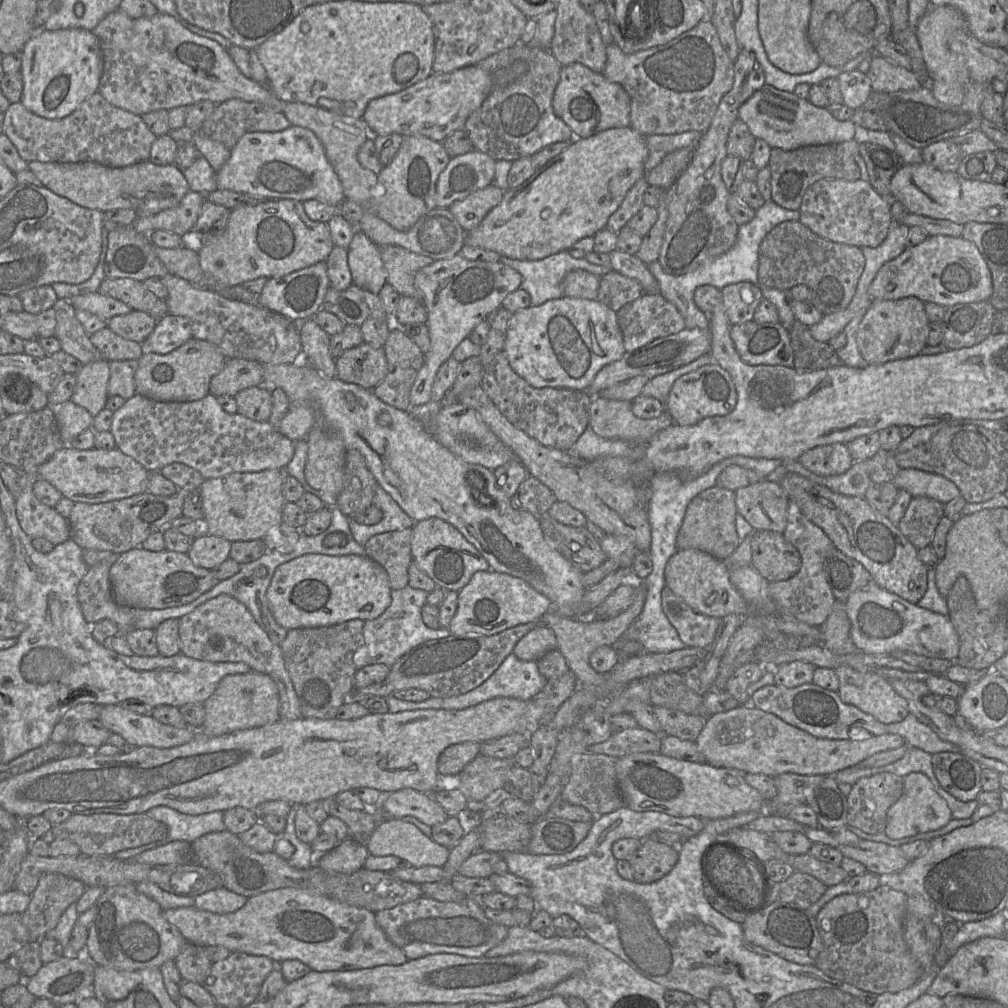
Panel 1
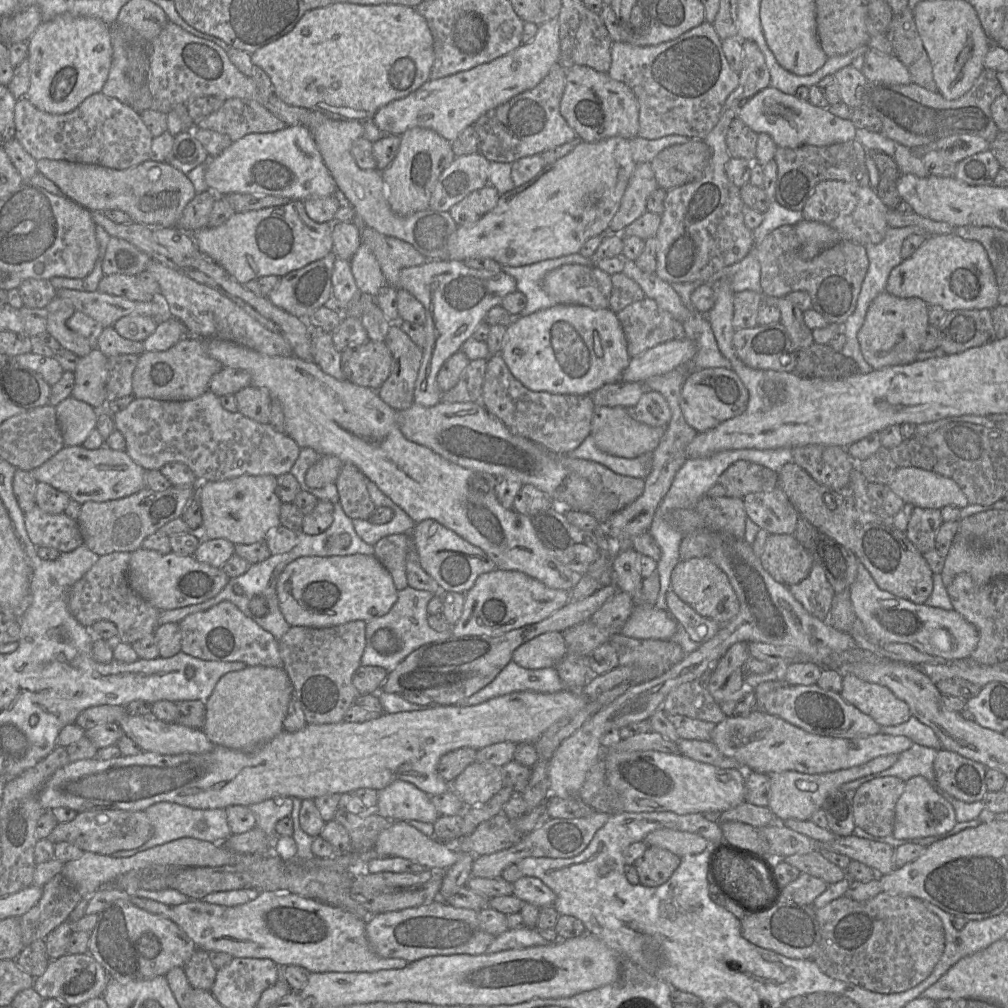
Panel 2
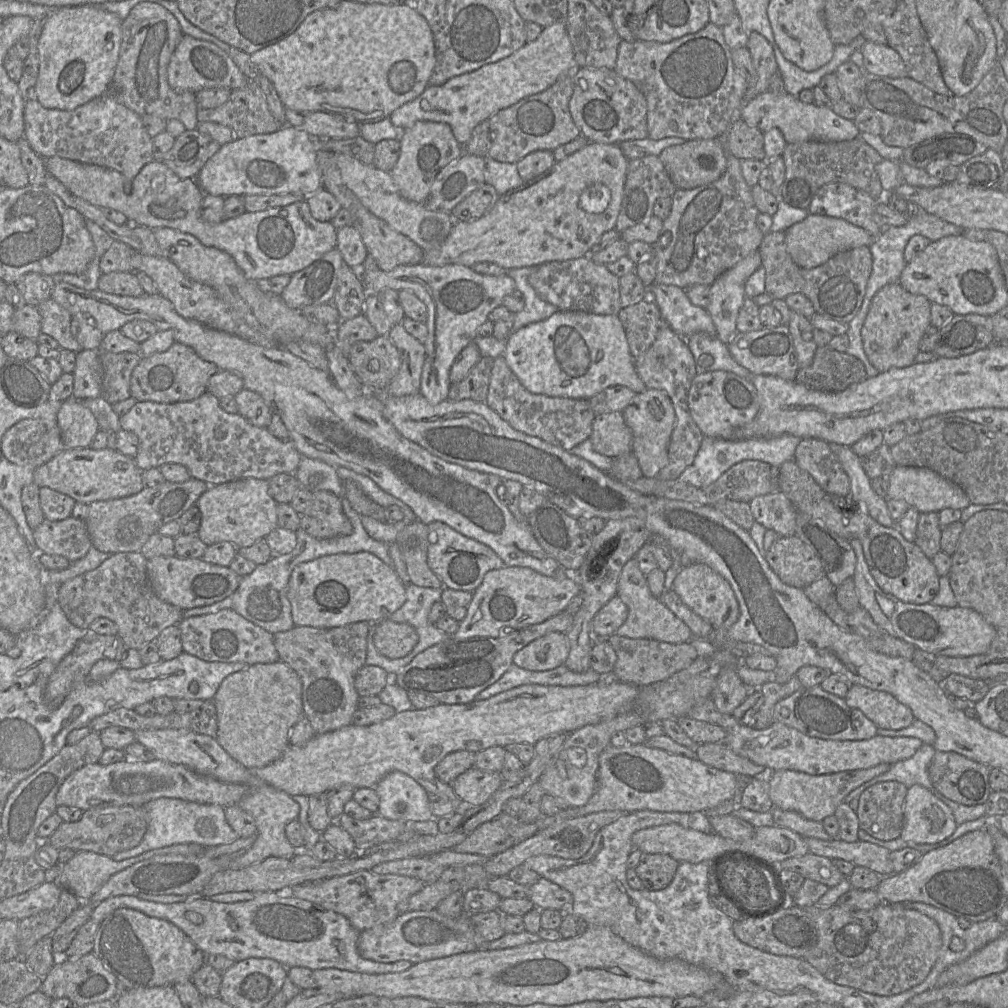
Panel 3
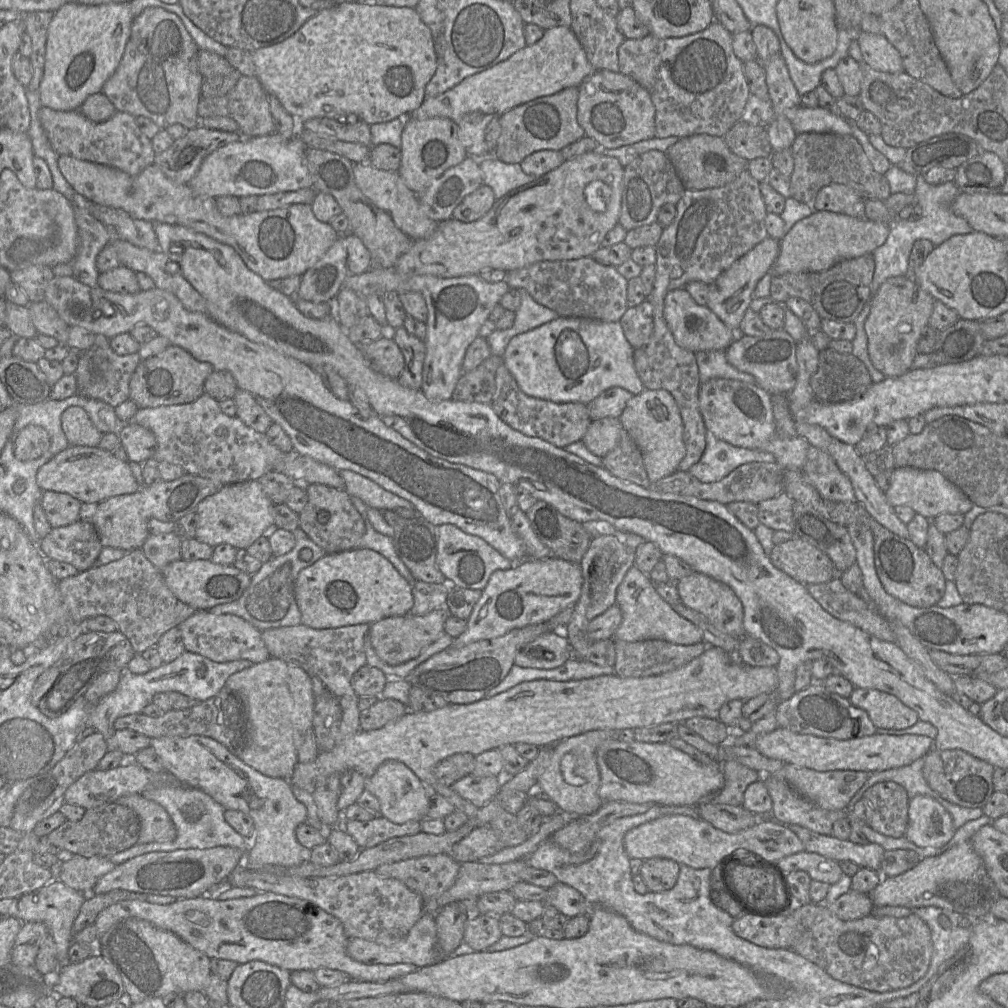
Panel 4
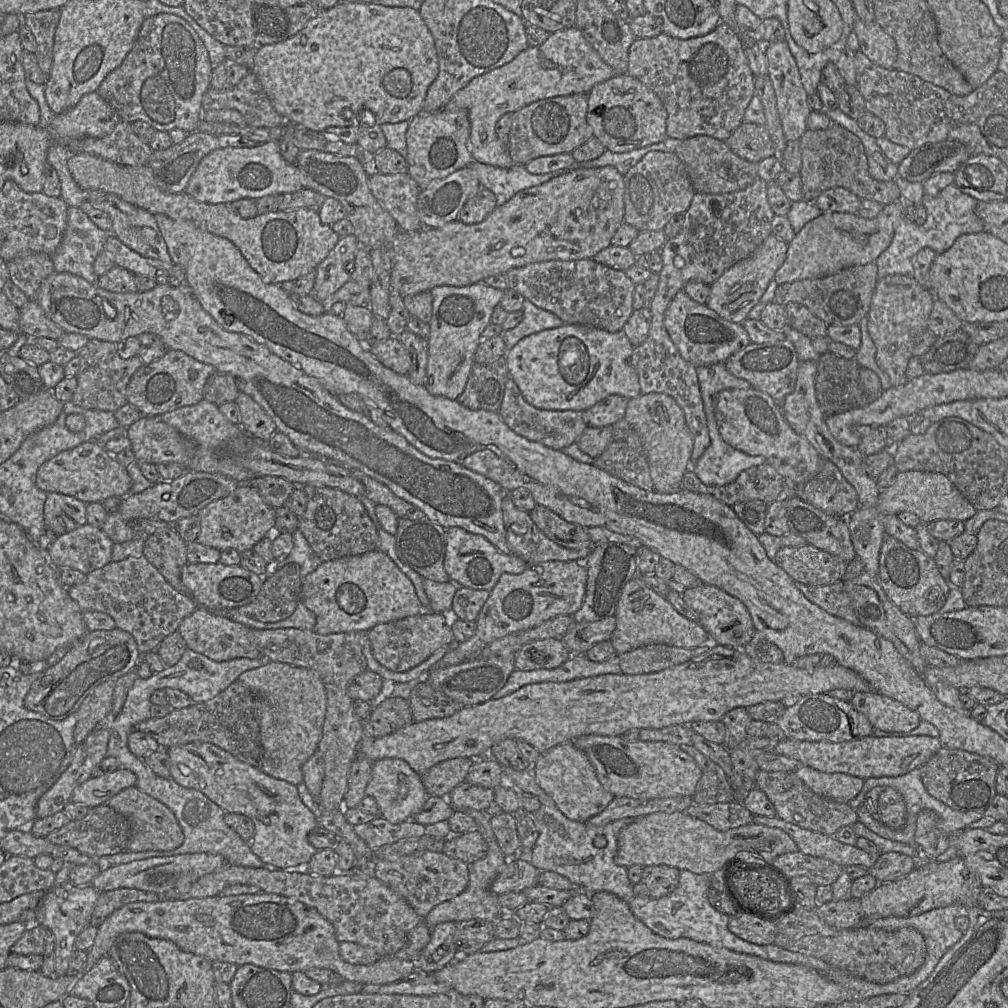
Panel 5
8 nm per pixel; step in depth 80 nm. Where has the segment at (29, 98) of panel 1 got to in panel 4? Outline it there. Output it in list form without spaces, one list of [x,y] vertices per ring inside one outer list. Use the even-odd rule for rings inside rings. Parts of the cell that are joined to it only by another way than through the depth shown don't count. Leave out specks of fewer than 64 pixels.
[[[68,2],[56,10],[47,31],[44,73],[38,89],[41,105],[60,111],[77,110],[88,96],[102,91],[104,83],[114,73],[121,61],[126,43],[130,37],[134,17],[136,16],[132,15],[128,2],[108,2],[96,5]]]

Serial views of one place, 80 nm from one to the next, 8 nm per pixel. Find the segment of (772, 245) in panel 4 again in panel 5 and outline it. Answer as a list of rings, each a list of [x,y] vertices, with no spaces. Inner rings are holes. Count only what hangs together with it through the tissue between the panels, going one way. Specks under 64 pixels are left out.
[[[770,235],[751,255],[726,270],[710,285],[710,295],[706,306],[725,320],[743,323],[749,311],[761,302],[761,297],[774,279],[776,271],[784,263],[787,250],[787,242]]]

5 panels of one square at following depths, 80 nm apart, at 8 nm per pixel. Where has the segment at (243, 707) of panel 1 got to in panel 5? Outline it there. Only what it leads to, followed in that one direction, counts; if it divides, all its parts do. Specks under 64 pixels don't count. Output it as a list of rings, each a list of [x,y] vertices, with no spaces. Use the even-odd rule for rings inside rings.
[[[269,661],[264,666],[243,672],[237,681],[261,697],[260,732],[263,756],[259,769],[273,778],[298,786],[303,782],[302,766],[317,751],[322,737],[327,697],[319,674],[307,668]]]

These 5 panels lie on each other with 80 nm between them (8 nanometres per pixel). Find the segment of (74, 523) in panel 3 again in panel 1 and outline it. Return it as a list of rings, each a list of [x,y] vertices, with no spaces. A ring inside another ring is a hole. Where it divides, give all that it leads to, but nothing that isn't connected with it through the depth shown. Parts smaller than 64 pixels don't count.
[[[37,469],[28,470],[26,484],[15,498],[16,516],[22,530],[31,538],[44,538],[54,545],[70,539],[68,520],[53,507],[43,504],[33,493]]]

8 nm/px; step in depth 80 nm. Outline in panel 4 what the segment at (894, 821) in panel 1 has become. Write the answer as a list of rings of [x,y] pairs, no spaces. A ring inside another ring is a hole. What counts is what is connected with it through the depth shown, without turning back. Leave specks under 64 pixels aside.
[[[923,795],[910,799],[905,838],[919,847],[941,848],[954,834],[952,816],[939,802]]]

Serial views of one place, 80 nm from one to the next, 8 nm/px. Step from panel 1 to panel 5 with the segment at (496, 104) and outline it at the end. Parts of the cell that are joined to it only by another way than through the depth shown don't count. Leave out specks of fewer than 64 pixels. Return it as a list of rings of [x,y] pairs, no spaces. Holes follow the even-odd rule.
[[[585,93],[555,96],[528,104],[512,114],[507,150],[515,164],[525,165],[539,156],[571,153],[593,137],[587,123],[588,97]]]

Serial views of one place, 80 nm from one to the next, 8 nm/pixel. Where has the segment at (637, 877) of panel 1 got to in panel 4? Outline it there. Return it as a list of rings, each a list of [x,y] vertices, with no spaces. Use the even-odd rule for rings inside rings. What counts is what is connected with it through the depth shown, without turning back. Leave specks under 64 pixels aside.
[[[654,857],[643,861],[640,876],[650,892],[672,889],[678,879],[680,864],[674,860]]]

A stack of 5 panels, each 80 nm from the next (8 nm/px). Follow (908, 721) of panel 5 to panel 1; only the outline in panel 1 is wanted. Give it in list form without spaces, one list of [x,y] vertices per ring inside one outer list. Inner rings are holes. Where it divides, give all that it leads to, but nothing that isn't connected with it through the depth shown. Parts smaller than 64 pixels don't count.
[[[848,666],[834,669],[839,679],[841,700],[888,725],[902,721],[908,714],[907,701],[895,692],[884,677],[857,671]]]

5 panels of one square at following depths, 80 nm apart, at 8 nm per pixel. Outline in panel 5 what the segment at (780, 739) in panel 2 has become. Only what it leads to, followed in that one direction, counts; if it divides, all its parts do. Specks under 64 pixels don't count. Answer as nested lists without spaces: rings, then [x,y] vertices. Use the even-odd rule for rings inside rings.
[[[916,735],[908,737],[865,736],[845,742],[799,741],[784,738],[774,752],[798,760],[804,766],[824,773],[845,773],[862,779],[896,777],[923,766],[942,748],[939,737]]]

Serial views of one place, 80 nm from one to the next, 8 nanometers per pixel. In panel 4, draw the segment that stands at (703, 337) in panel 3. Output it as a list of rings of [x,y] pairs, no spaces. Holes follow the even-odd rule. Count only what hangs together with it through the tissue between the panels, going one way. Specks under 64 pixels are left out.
[[[700,351],[694,353],[694,355],[698,367],[700,383],[705,383],[713,378],[755,383],[755,379],[752,375],[741,372],[729,364],[726,359],[725,351]]]

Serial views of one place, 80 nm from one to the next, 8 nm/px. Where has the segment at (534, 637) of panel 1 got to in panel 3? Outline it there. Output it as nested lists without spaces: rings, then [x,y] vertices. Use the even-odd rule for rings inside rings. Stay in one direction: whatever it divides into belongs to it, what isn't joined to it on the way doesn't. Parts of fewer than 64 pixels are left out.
[[[551,632],[515,653],[513,663],[531,671],[547,671],[564,665],[569,655],[569,641],[565,633]]]

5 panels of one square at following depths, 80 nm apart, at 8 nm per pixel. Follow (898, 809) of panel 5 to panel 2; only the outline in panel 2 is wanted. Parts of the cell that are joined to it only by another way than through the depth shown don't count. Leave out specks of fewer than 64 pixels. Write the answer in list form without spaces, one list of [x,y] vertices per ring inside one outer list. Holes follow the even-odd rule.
[[[895,776],[863,783],[852,799],[855,826],[875,837],[892,836],[895,806],[904,789],[905,781]]]

